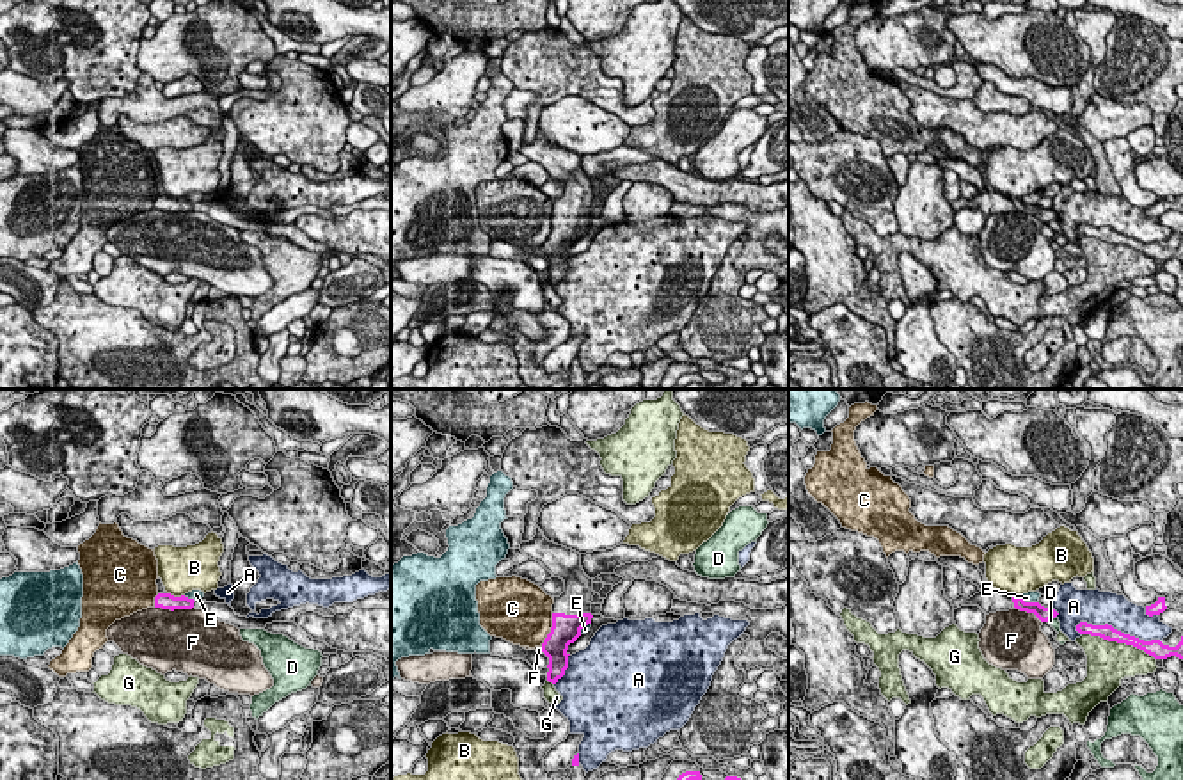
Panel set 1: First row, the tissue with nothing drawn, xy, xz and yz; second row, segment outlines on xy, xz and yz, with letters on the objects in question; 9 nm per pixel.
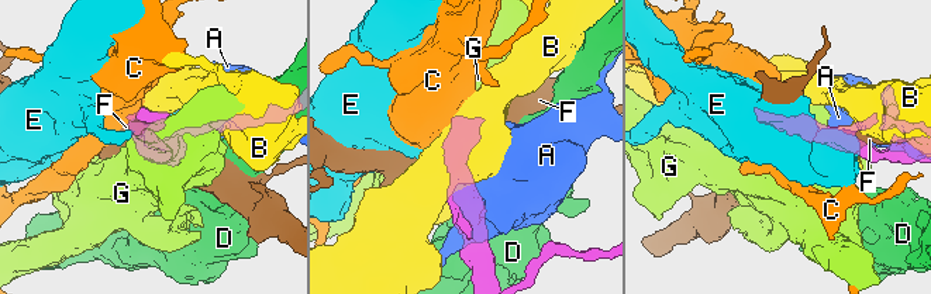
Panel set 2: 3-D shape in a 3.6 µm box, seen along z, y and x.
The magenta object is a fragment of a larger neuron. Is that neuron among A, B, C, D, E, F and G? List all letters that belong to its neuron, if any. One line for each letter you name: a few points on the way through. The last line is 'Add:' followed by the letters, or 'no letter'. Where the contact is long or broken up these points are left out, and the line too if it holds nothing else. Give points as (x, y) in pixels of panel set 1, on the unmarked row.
Add: no letter

